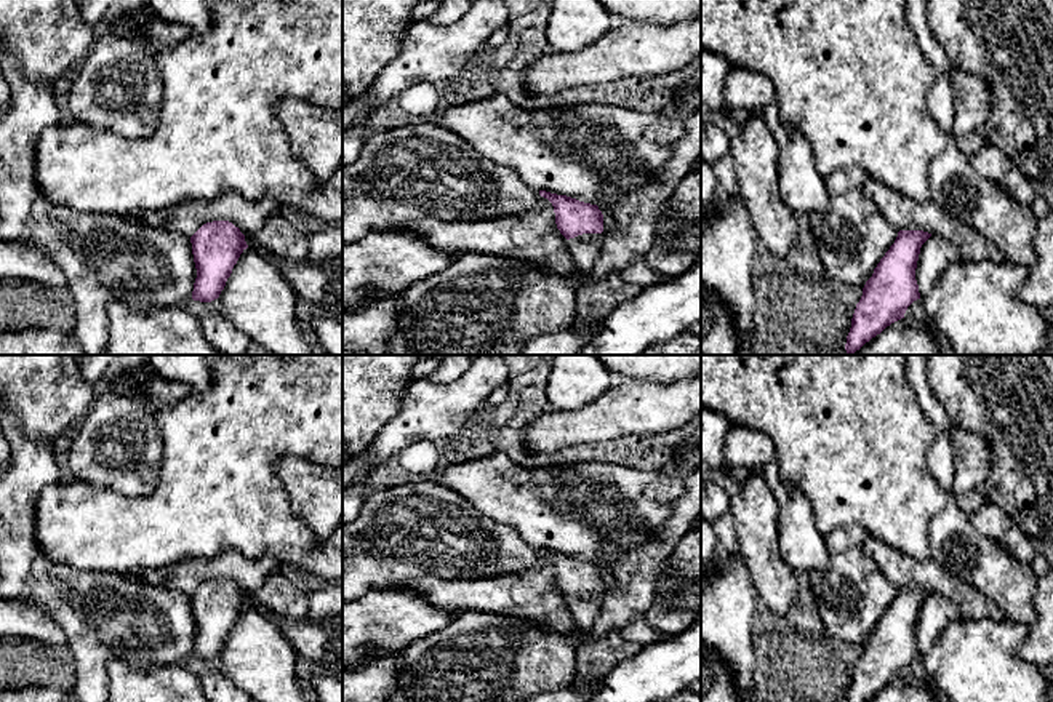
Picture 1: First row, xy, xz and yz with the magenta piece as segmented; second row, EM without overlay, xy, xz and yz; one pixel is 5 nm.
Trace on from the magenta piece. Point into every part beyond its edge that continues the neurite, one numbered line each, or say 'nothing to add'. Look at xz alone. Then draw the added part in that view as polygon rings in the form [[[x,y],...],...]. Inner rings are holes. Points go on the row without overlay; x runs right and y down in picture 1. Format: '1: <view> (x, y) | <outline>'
1: xz (479, 656) | [[[583,592],[568,598],[575,622],[571,633],[557,633],[538,622],[507,614],[467,611],[456,616],[442,630],[416,640],[398,652],[397,688],[387,702],[528,702],[544,691],[573,684],[576,672],[576,643],[599,619],[603,606],[602,592]]]

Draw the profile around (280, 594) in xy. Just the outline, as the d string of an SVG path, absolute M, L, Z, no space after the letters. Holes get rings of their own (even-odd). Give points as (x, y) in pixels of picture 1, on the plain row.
M280 569L272 571L266 582L245 593L245 598L294 620L302 620L309 611L307 592Z

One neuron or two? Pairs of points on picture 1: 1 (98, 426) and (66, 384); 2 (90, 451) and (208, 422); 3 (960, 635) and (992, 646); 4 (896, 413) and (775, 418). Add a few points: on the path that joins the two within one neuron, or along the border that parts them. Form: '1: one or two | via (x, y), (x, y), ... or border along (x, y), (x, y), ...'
1: two | border along (100, 387), (95, 405), (77, 426)
2: two | border along (176, 400), (156, 414), (159, 472)
3: one | via (968, 643), (972, 646), (984, 646)
4: one | via (866, 413), (844, 413), (834, 403), (805, 405)

